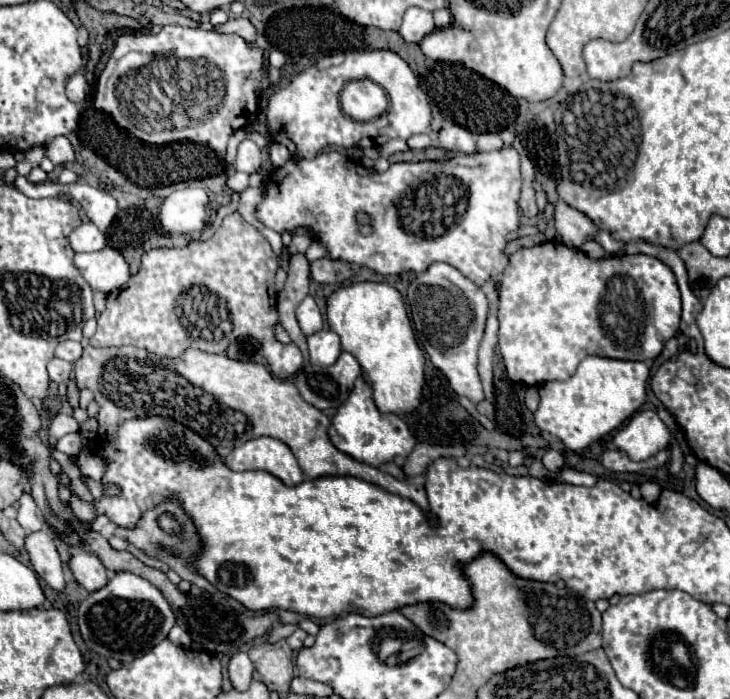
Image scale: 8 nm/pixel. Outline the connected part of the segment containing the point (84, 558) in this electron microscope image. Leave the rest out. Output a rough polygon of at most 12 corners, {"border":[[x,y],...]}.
{"border":[[75,551],[71,573],[89,593],[107,585],[109,573],[93,553]]}

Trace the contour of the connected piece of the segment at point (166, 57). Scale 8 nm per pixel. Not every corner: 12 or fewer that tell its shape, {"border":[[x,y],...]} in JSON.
{"border":[[123,33],[93,107],[221,155],[257,113],[239,35]]}

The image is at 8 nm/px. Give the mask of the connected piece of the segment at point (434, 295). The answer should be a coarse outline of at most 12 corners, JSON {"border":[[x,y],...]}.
{"border":[[449,263],[411,281],[417,339],[481,403],[485,293]]}

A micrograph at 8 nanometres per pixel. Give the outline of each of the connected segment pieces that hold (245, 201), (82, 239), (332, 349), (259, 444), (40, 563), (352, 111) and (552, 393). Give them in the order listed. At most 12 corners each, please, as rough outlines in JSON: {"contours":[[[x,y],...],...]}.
{"contours":[[[263,189],[243,191],[239,197],[239,213],[255,225],[255,207],[263,199]],[[91,223],[69,235],[75,253],[101,251],[105,235]],[[331,329],[307,337],[311,363],[335,363],[339,337]],[[257,437],[225,457],[233,471],[267,471],[289,487],[305,479],[293,451]],[[47,531],[27,535],[25,549],[51,589],[65,589],[63,565]],[[369,79],[341,91],[341,107],[355,121],[387,111],[387,95]],[[589,355],[539,387],[535,425],[587,449],[641,409],[643,361]]]}

